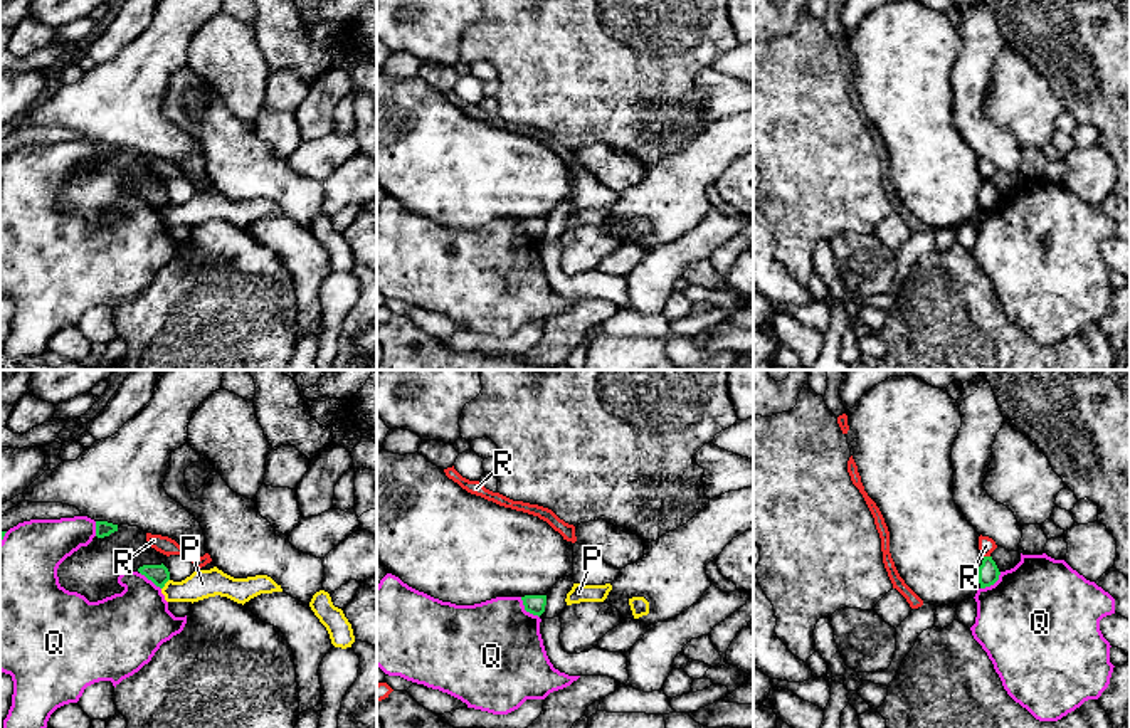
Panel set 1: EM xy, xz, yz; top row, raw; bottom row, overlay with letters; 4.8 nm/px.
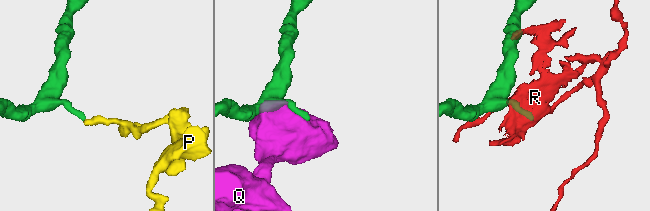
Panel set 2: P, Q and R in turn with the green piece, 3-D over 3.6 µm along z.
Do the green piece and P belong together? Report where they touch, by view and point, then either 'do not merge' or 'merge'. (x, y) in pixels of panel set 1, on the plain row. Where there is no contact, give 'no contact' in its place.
meets green in xy at (165, 205); do not merge

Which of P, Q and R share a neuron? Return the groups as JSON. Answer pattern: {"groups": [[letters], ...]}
{"groups": [["P"], ["Q"], ["R"]]}

